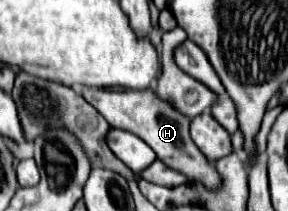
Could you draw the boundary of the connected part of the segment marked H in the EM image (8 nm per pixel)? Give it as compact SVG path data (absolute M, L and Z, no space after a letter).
M84 88L82 98L88 104L92 104L108 120L110 126L134 132L138 138L142 138L156 152L156 156L164 160L164 164L186 174L188 180L204 180L208 188L216 188L220 184L220 176L216 174L214 166L204 158L204 154L190 140L190 134L188 134L190 120L182 116L180 112L172 110L170 104L162 102L156 96L154 88L146 92L136 92L136 90L114 92L114 90L104 90L104 88Z

